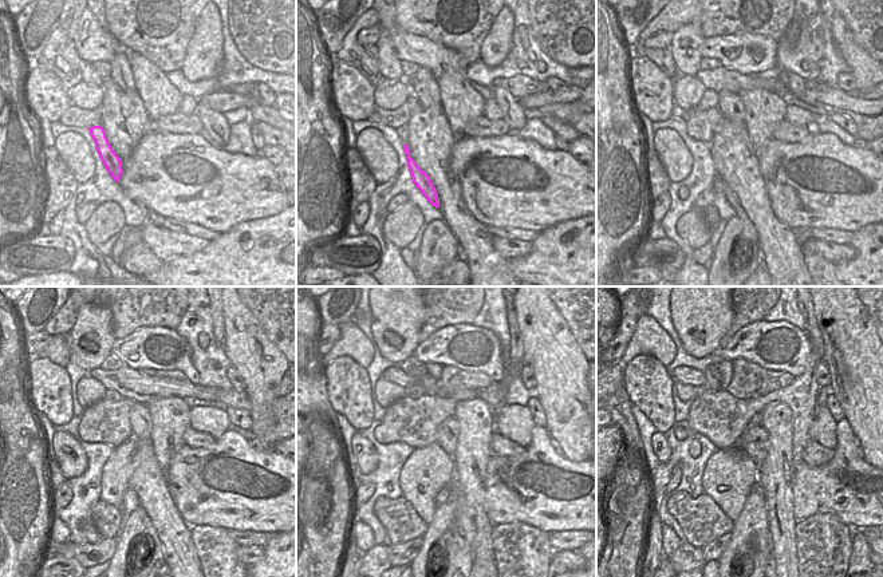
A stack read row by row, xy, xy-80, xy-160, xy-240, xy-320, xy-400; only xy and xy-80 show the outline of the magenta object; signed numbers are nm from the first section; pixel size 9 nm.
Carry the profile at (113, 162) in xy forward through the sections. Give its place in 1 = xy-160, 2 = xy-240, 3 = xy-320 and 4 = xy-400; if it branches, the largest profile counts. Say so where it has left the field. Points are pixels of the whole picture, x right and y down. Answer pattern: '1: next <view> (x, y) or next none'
1: next xy-160 (749, 230)
2: next xy-240 (149, 532)
3: next xy-320 (452, 536)
4: next xy-400 (771, 558)

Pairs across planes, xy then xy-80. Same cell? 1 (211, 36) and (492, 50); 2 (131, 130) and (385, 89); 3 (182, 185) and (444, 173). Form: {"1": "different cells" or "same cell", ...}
{"1": "same cell", "2": "different cells", "3": "different cells"}

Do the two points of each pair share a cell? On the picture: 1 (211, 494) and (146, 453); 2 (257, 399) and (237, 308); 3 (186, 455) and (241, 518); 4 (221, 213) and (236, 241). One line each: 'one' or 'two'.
1: two
2: one
3: one
4: two

